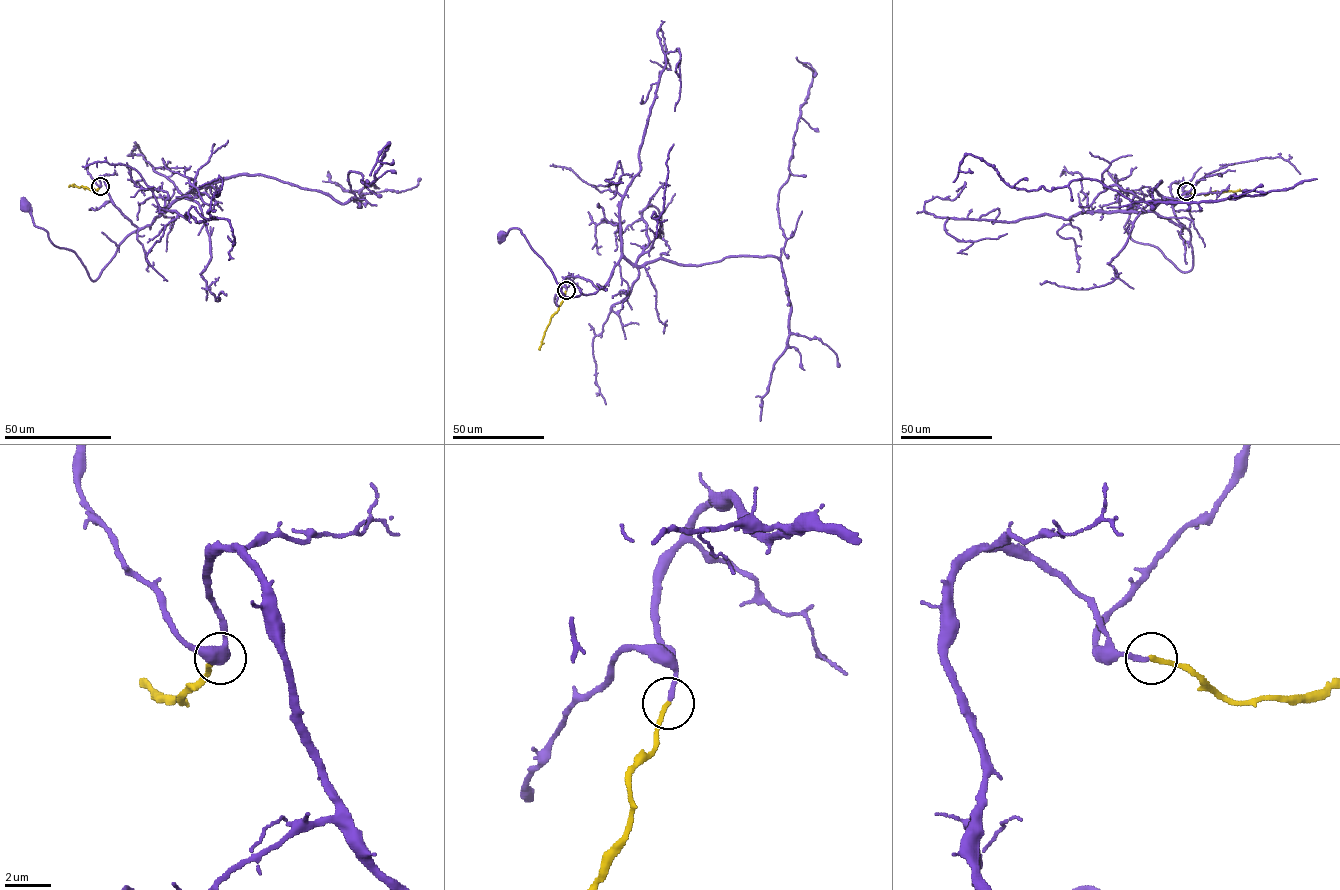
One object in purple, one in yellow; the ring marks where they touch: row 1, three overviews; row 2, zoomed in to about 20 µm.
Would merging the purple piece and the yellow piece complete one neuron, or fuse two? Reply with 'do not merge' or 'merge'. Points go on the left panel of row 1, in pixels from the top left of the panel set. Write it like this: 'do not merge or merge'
merge

